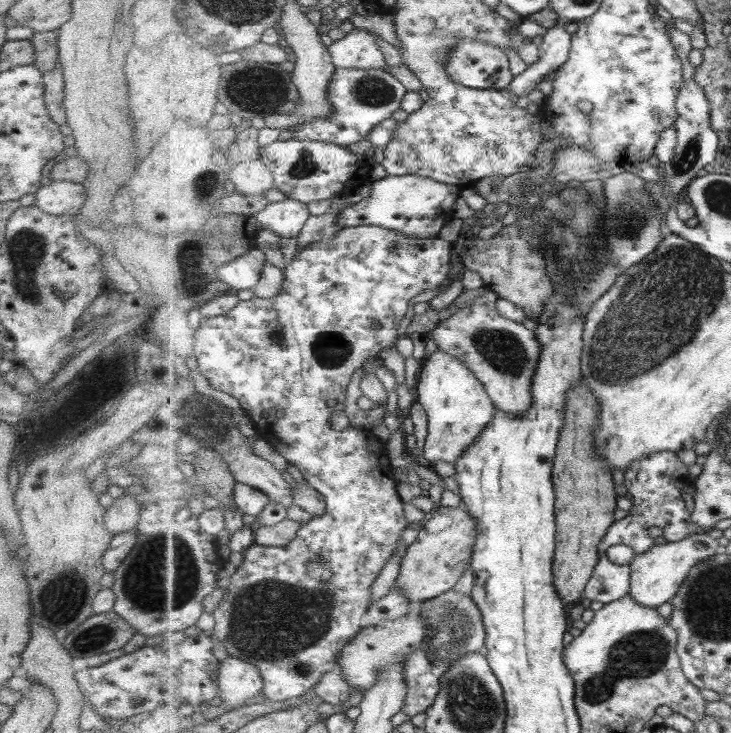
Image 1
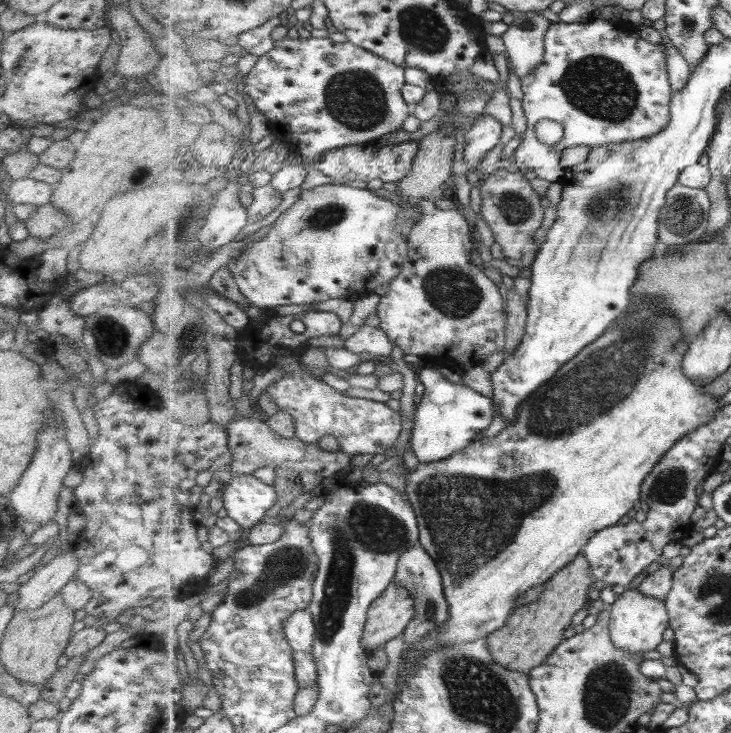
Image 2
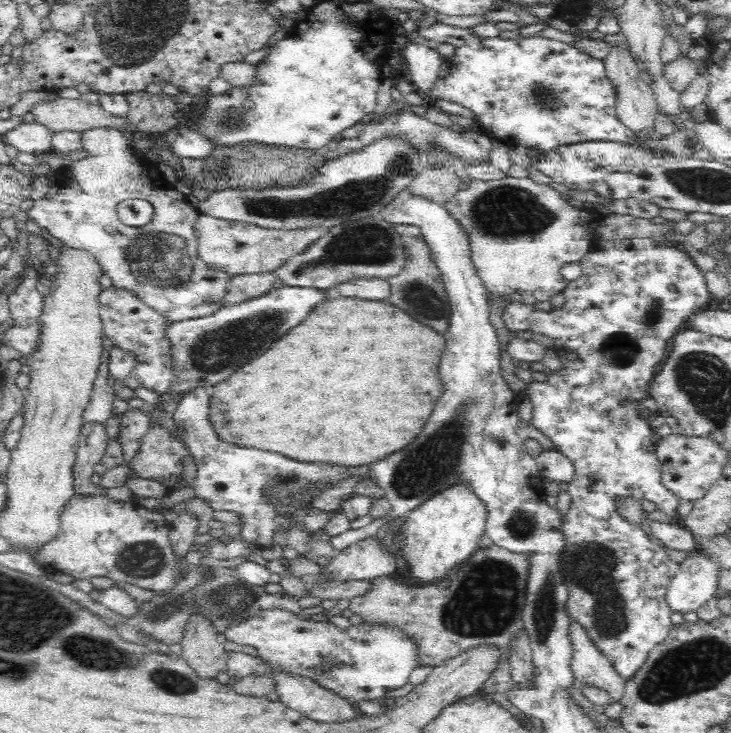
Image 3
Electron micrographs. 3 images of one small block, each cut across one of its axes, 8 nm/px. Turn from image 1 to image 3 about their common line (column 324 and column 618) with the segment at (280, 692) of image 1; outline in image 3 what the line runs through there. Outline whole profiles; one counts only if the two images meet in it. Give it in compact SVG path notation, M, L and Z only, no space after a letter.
M652 235L649 237L636 237L627 240L616 241L598 241L600 248L590 252L584 259L579 262L582 269L582 275L575 280L570 281L566 288L563 290L566 302L558 308L553 308L551 311L542 311L535 308L533 305L522 303L507 304L502 318L505 325L510 331L530 330L536 334L544 334L548 338L552 338L554 342L553 350L557 354L562 368L554 371L553 374L548 375L546 382L530 382L525 383L526 394L528 400L532 402L533 411L531 424L538 431L541 432L550 440L552 448L559 450L564 456L567 456L573 464L575 471L573 472L573 479L569 482L567 493L571 496L571 505L568 512L561 518L561 525L559 531L561 532L561 540L564 546L561 554L557 556L559 563L557 564L557 574L559 574L560 581L564 585L564 589L568 591L568 600L564 604L566 615L570 621L580 624L586 637L590 639L591 643L598 649L600 655L604 659L608 659L612 663L614 671L620 676L624 682L632 680L632 676L640 671L644 662L648 659L650 652L668 637L670 630L673 628L671 622L672 613L666 605L666 590L670 586L674 576L678 572L679 564L673 562L666 551L652 543L648 535L639 528L638 525L626 521L622 518L615 509L614 503L620 497L634 497L638 500L648 500L656 504L657 509L681 520L681 515L678 513L679 498L670 492L661 480L661 464L656 458L655 445L652 443L653 429L649 426L649 421L640 418L638 410L642 401L648 398L647 391L649 390L650 381L656 374L656 366L662 362L664 352L668 348L670 338L675 335L676 331L684 329L686 326L685 320L689 314L692 314L698 309L705 308L711 301L710 293L707 289L705 275L703 275L699 268L692 263L692 260L686 254L678 251L674 247L674 243L668 237L660 235Z

